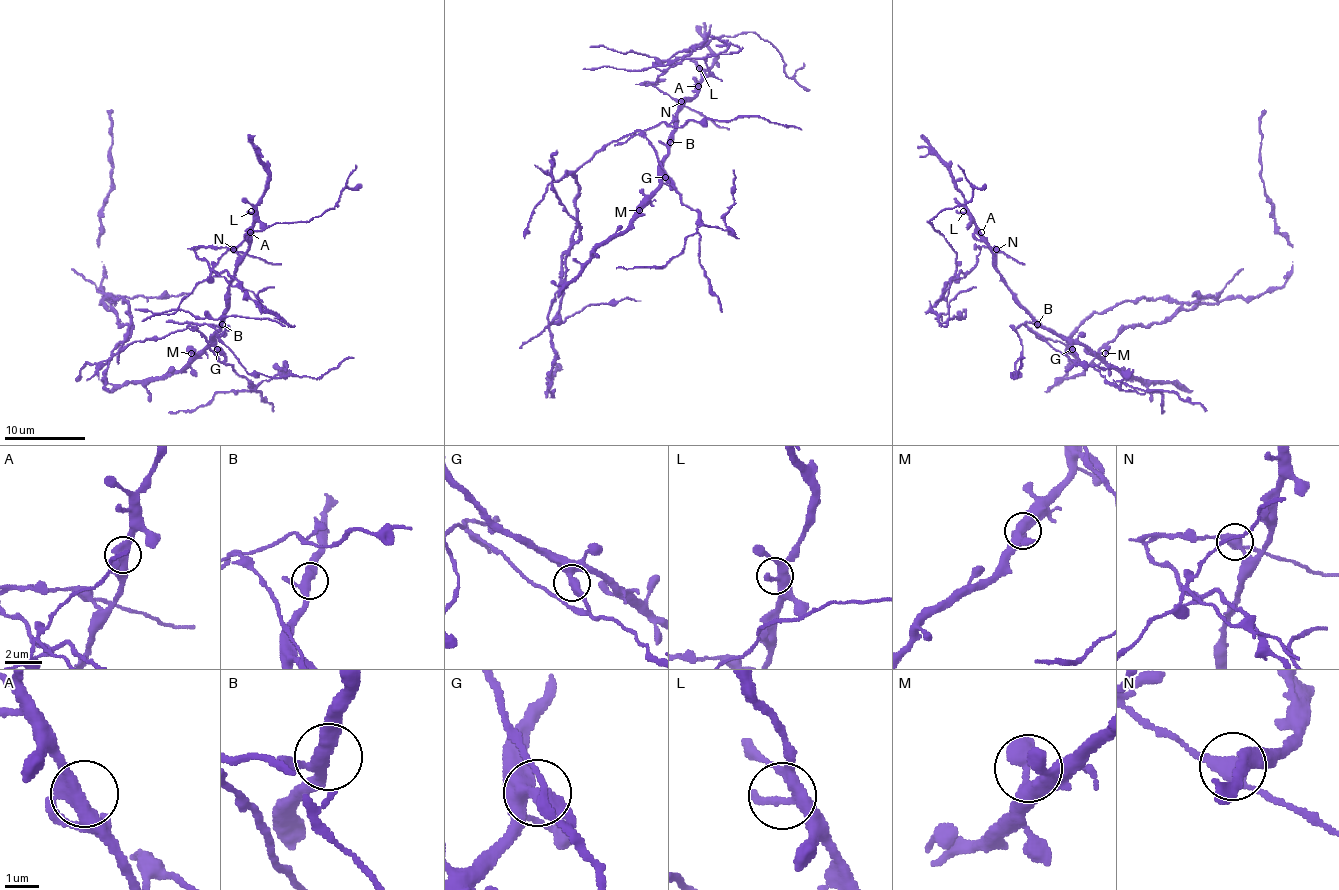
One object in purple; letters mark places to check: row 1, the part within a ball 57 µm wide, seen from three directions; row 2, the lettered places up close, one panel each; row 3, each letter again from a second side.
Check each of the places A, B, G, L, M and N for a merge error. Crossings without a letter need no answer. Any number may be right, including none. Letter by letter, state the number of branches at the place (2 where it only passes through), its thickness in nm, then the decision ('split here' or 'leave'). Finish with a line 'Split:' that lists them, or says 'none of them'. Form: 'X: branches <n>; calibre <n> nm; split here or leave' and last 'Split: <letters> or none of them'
A: branches 3; calibre 400 nm; leave
B: branches 3; calibre 340 nm; leave
G: branches 2; calibre 440 nm; split here
L: branches 2; calibre 320 nm; leave
M: branches 2; calibre 440 nm; leave
N: branches 3; calibre 360 nm; split here
Split: G, N

